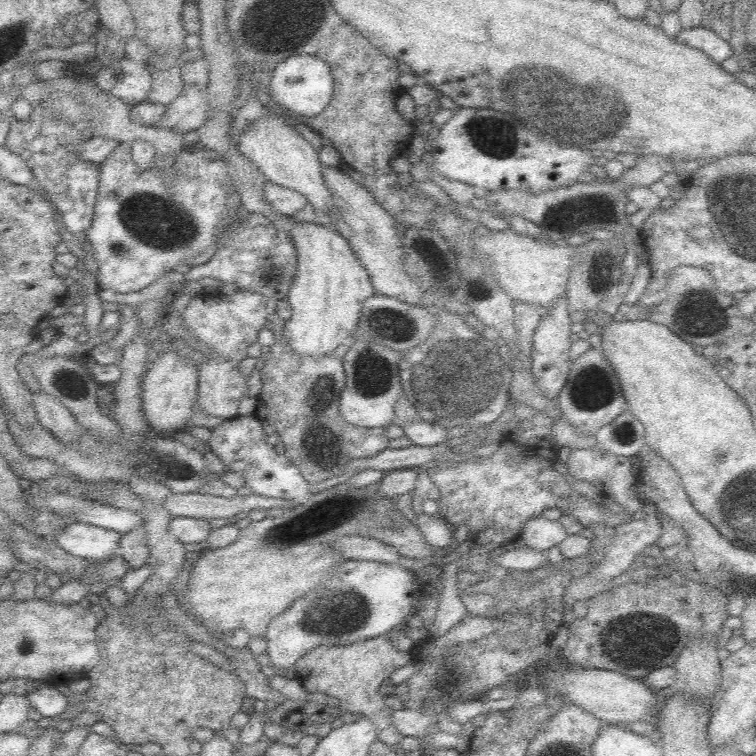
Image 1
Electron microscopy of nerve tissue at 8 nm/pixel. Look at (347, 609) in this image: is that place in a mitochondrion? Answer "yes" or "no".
yes

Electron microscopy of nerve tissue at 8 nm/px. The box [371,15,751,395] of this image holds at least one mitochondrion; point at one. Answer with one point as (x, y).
(566, 113)

